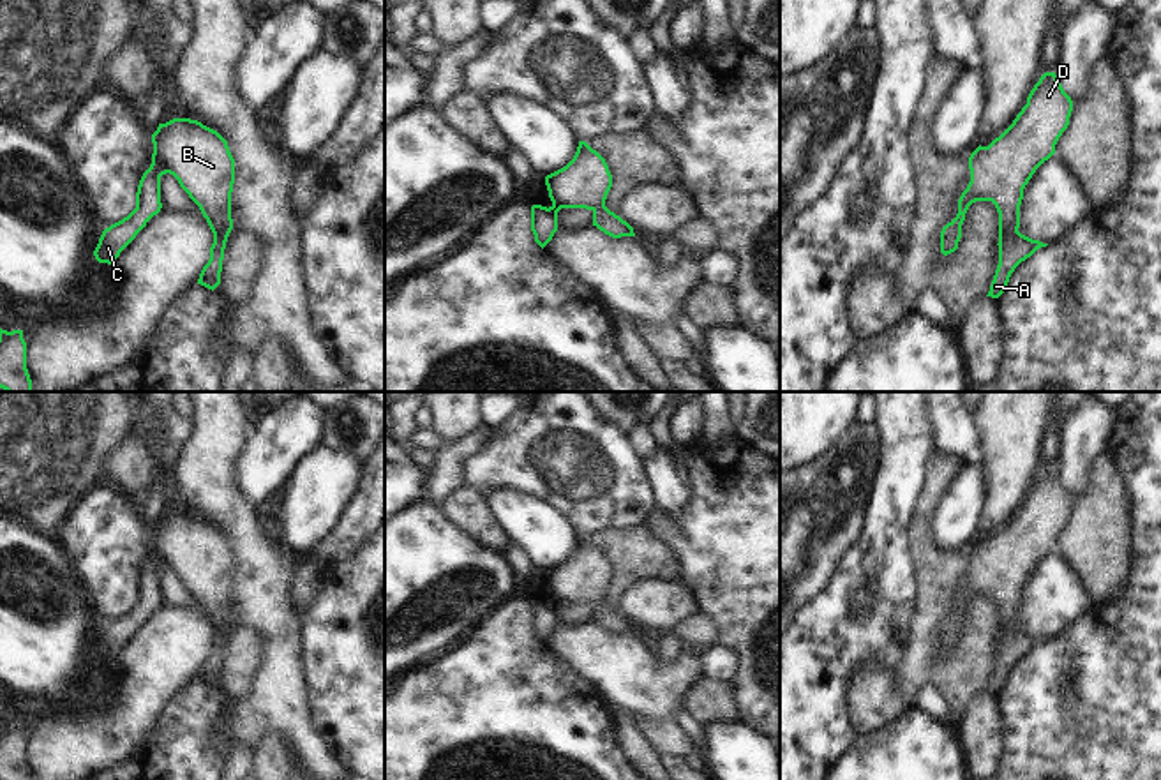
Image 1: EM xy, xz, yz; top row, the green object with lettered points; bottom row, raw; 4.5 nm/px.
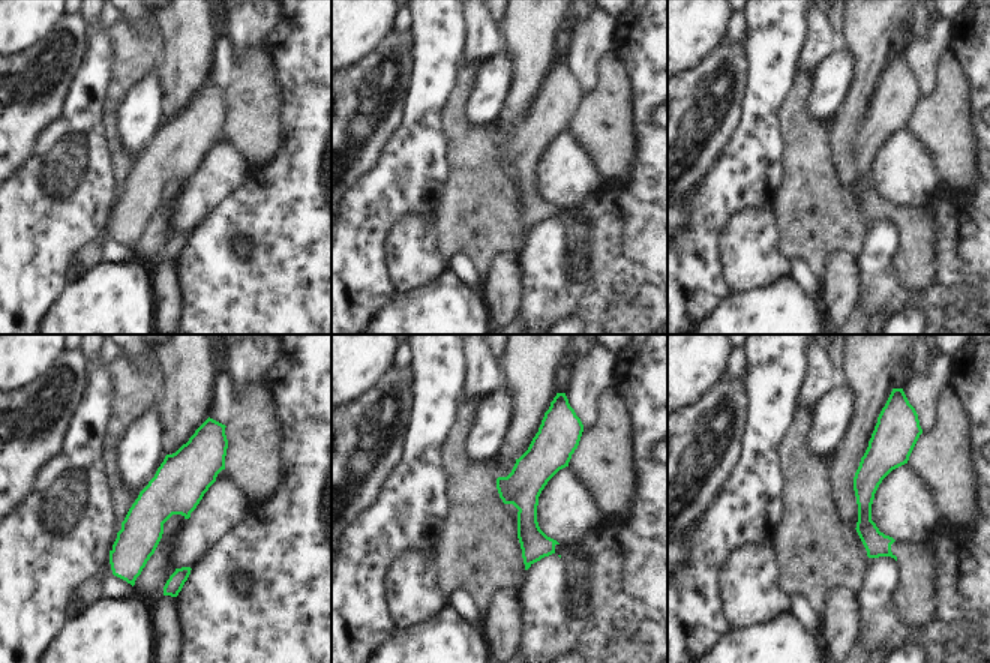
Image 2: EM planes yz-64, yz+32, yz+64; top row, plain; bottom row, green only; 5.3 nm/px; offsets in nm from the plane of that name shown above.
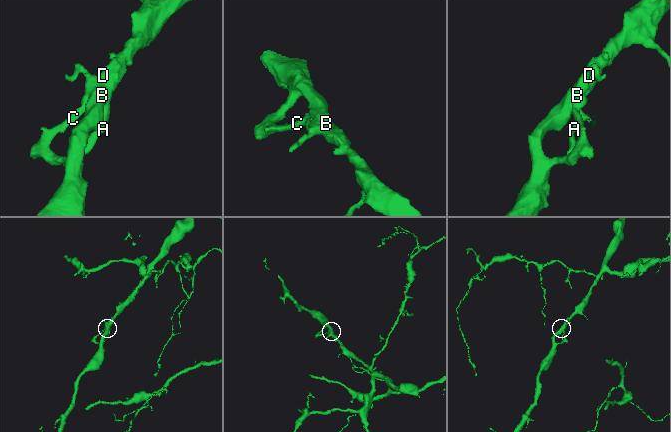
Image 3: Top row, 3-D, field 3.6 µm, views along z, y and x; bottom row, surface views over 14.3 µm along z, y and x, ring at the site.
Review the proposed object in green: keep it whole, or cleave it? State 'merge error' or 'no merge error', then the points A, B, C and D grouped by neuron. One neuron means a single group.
no merge error | A B C D

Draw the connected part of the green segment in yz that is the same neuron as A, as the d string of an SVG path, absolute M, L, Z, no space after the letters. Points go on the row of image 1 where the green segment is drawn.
M1045 72L1013 124L969 157L970 182L958 199L956 217L940 231L940 252L948 256L958 249L969 206L992 201L999 212L999 265L986 296L999 298L1015 268L1048 245L1018 231L1020 205L1036 169L1055 154L1071 111L1073 101L1055 72Z

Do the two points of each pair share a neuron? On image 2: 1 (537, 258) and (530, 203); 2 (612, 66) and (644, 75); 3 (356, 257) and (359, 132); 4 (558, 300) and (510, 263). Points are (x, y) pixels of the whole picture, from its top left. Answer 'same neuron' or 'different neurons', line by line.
1: different neurons
2: different neurons
3: different neurons
4: different neurons

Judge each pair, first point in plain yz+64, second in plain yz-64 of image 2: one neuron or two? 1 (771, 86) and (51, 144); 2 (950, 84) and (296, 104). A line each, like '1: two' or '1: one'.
1: one
2: two

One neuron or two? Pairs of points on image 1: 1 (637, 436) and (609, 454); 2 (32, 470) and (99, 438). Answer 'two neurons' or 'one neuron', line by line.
1: two neurons
2: one neuron

